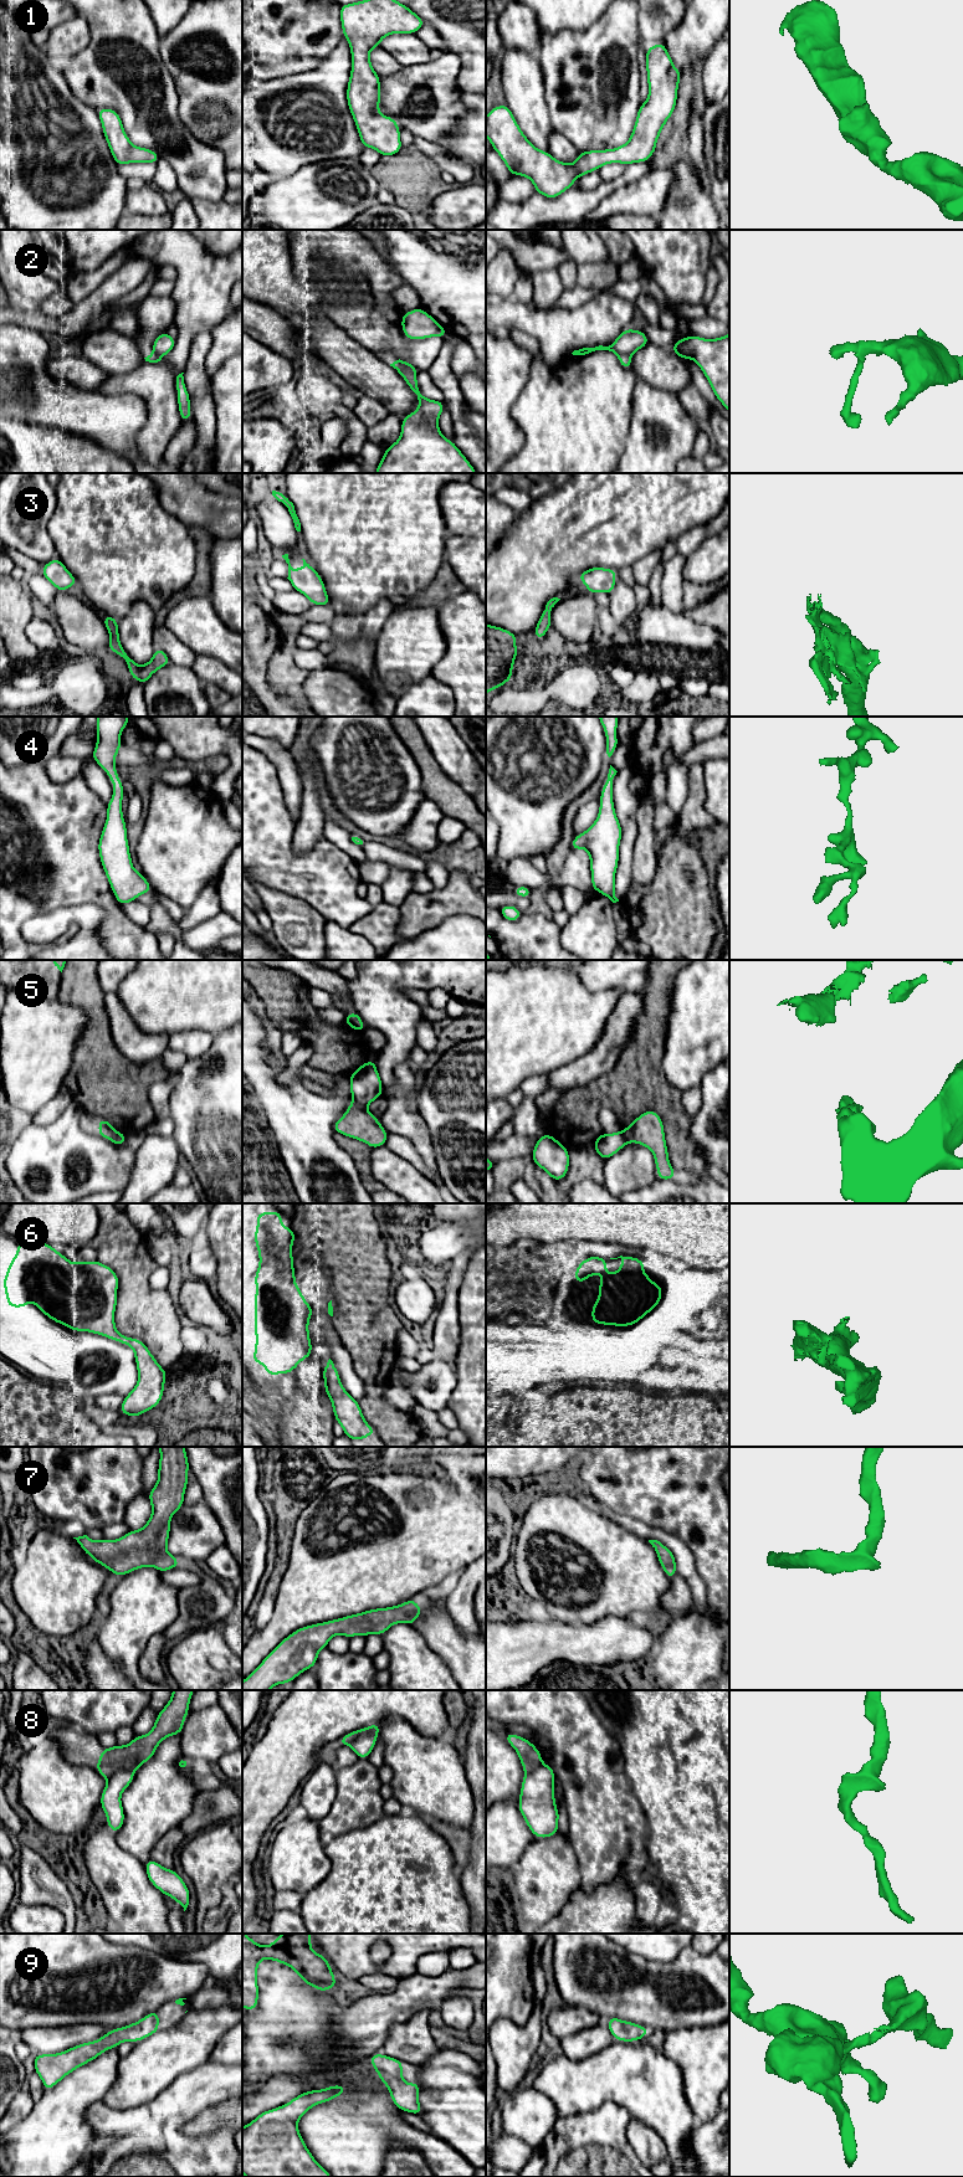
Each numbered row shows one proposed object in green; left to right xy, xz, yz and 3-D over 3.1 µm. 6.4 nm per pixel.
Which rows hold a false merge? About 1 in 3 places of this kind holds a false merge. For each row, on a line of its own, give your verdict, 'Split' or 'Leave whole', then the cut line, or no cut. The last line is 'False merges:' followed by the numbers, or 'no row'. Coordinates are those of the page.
1: Leave whole. No split
2: Split. Split along yz (616, 354), (628, 354), (630, 357)
3: Leave whole. No split
4: Leave whole. No split
5: Split. Split along xz (353, 1100), (364, 1108)
6: Leave whole. No split
7: Leave whole. No split
8: Split. Split along xz (375, 1737), (360, 1733), (348, 1744)
9: Leave whole. No split
False merges: 2, 5, 8

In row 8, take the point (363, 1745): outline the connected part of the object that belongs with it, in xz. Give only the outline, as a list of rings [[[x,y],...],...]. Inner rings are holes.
[[[362,1732],[354,1741],[349,1744],[359,1758],[368,1758],[374,1749],[377,1739]]]

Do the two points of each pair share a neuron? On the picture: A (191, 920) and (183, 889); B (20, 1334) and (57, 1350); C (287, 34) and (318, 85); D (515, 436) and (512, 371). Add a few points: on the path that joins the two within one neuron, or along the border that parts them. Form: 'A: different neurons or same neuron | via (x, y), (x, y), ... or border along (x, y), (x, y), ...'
A: different neurons | border along (206, 887), (187, 910)
B: same neuron | via (29, 1343), (49, 1350)
C: different neurons | border along (332, 51), (314, 68), (281, 77)
D: same neuron | via (503, 420), (503, 388)

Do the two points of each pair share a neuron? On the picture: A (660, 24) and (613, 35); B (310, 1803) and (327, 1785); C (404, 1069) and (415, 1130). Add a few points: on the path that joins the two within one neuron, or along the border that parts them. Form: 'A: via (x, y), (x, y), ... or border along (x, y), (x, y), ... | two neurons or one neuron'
A: border along (636, 13), (640, 37) | two neurons
B: via (314, 1798), (322, 1790) | one neuron
C: via (404, 1084), (404, 1115) | one neuron

